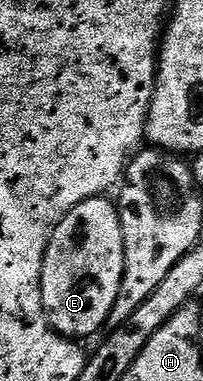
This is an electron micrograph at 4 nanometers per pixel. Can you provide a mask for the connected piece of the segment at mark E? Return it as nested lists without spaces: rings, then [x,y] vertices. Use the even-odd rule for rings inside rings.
[[[99,198],[80,202],[80,206],[76,206],[76,210],[72,210],[68,218],[56,226],[56,234],[52,234],[48,242],[42,267],[42,305],[46,308],[51,326],[63,336],[82,338],[78,336],[94,336],[102,327],[105,329],[112,314],[112,306],[122,289],[124,234],[117,207],[108,201]]]

